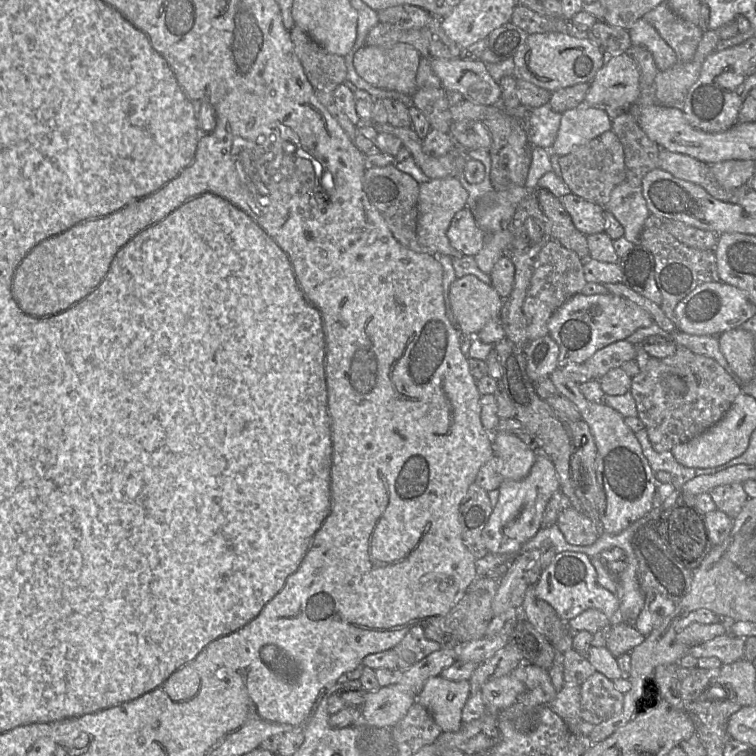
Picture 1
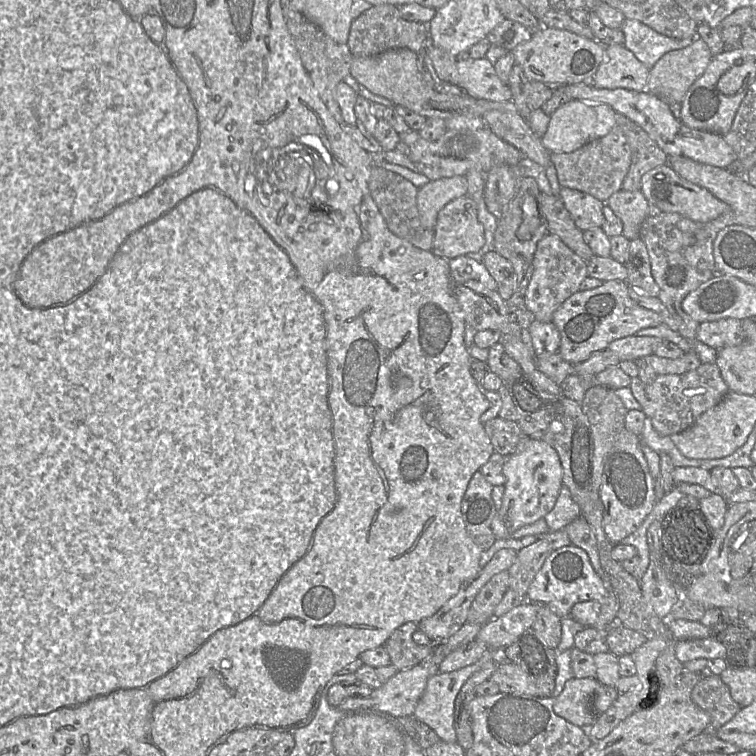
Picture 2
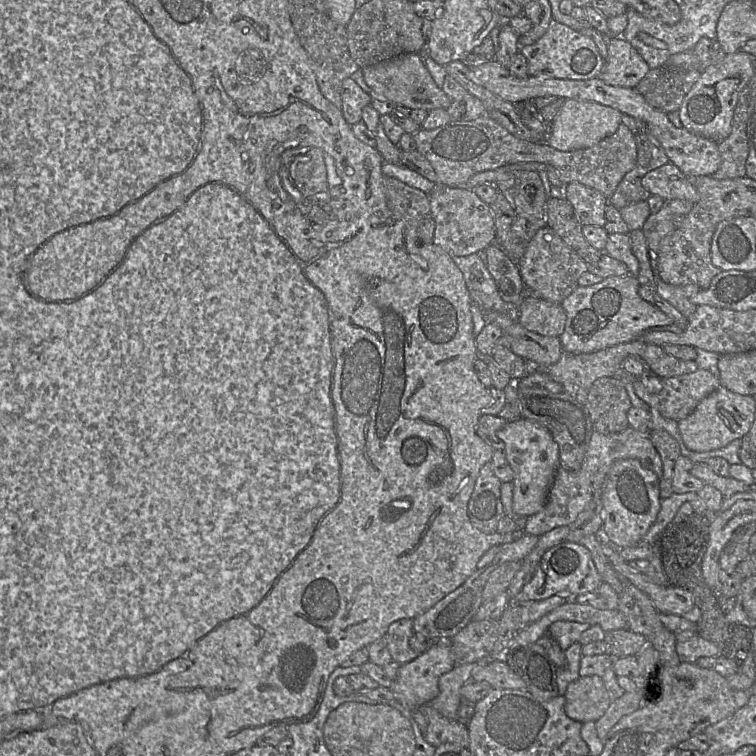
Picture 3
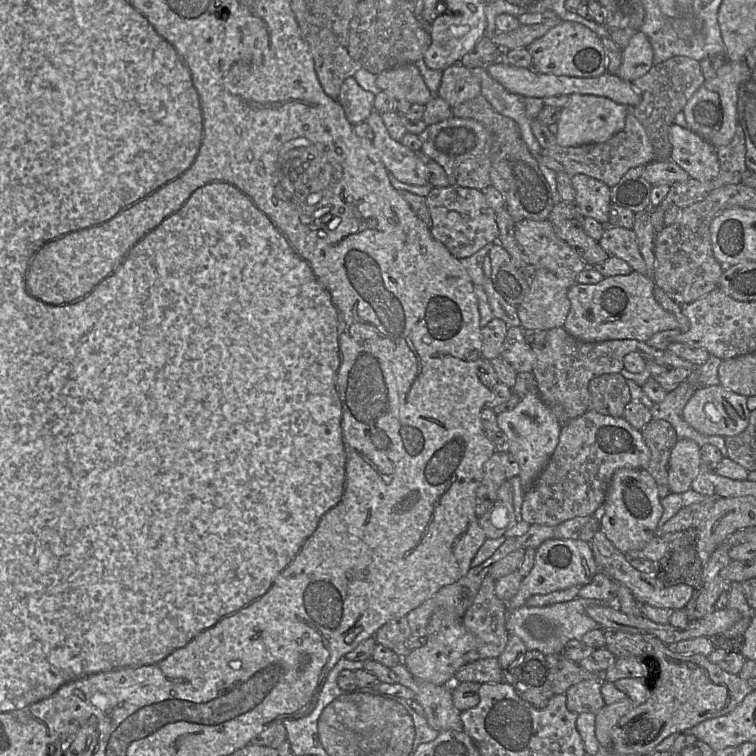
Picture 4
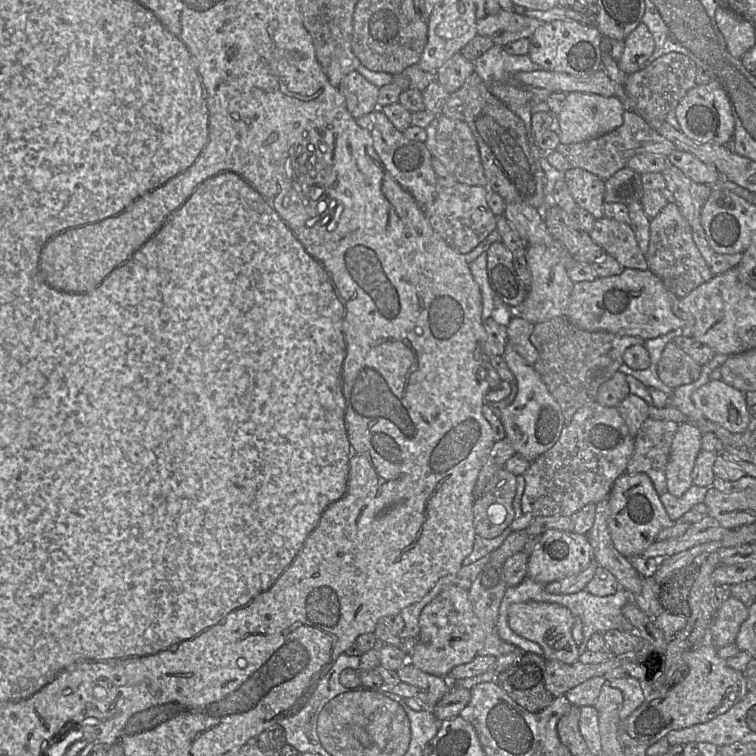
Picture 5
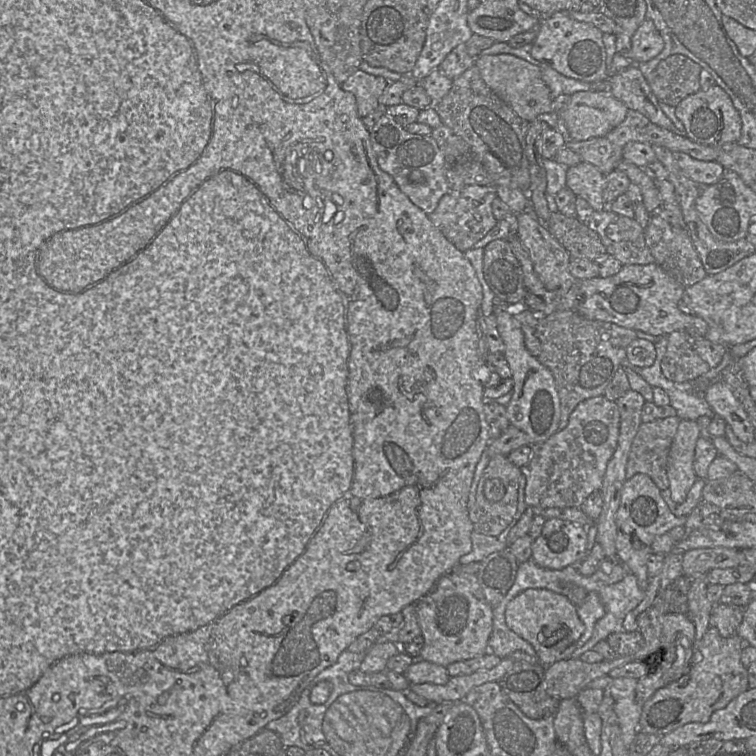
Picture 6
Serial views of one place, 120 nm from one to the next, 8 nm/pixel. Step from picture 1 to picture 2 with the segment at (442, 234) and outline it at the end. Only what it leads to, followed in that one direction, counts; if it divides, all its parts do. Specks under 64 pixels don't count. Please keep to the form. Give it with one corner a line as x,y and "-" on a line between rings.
465,175
432,180
418,190
417,207
421,223
434,229
439,211
450,201
468,195

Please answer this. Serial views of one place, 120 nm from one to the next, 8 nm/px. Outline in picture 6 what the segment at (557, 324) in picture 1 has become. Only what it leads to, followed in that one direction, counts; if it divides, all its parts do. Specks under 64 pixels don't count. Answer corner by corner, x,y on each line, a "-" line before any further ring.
656,263
624,265
615,275
577,281
582,292
577,312
587,319
613,323
655,337
686,331
694,322
694,316
683,313
678,306
685,287

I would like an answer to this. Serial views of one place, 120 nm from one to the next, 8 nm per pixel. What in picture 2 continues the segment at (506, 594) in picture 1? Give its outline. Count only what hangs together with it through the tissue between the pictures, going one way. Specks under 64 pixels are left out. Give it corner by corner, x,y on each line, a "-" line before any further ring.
538,539
530,546
518,551
514,564
508,570
508,588
527,600
528,588
551,552
553,551
545,539

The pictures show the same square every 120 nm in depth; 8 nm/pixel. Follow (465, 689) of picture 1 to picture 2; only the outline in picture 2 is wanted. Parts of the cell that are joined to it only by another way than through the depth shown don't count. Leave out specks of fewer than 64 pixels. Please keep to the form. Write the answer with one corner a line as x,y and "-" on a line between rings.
488,649
482,657
474,664
461,668
459,670
447,673
437,673
431,676
425,688
425,691
417,703
414,711
414,716
419,721
431,727
439,736
441,741
456,743
457,734
455,730
455,701
458,693
467,680
476,672
486,668
502,657
504,650
490,650

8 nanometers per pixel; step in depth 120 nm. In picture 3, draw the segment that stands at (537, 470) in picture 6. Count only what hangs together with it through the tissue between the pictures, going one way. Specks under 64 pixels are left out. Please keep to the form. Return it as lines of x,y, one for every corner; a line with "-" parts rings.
630,426
621,432
611,434
601,434
594,431
581,469
579,471
569,471
563,467
557,469
547,503
542,511
527,517
525,533
541,536
556,527
570,526
592,500
595,492
603,491
613,463
621,459
637,459
644,468
653,471
658,478
662,474
660,455
648,433
638,432

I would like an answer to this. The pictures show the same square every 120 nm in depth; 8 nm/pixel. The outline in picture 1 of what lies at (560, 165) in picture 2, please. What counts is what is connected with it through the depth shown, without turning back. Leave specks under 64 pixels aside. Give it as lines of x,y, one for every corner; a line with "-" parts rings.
612,129
558,158
561,178
570,191
590,202
604,206
611,191
626,180
623,146

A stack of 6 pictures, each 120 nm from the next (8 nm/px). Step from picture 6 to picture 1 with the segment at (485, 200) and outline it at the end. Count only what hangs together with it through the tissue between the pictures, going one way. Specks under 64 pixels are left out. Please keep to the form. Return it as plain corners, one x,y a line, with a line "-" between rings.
468,207
454,215
446,235
451,246
465,256
474,257
483,247
483,232

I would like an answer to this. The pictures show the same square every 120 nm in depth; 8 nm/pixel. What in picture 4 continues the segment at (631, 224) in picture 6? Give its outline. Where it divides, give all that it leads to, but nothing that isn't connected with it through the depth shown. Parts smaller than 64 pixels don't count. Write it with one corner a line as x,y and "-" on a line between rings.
606,225
599,245
609,254
626,261
632,270
646,274
646,263
633,229

